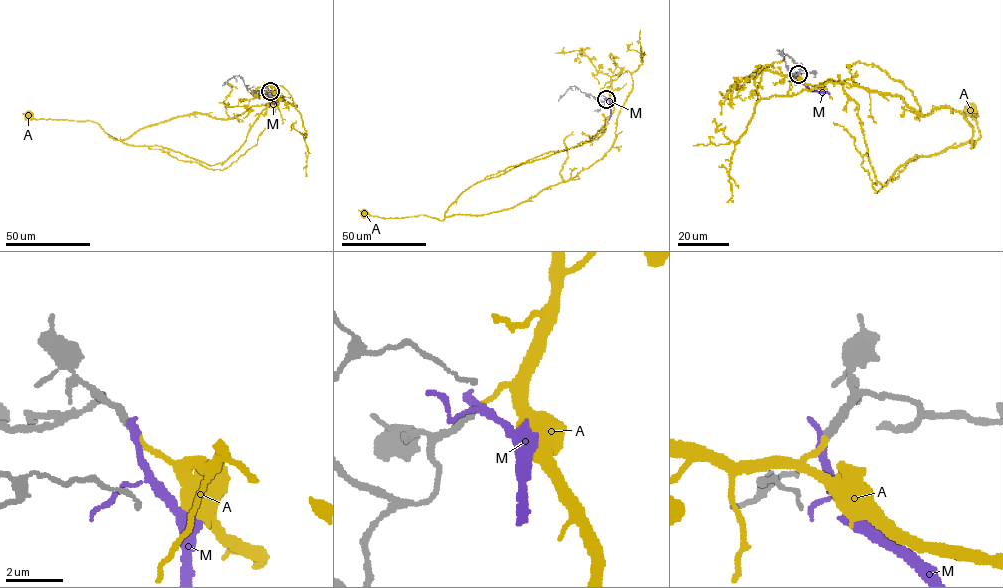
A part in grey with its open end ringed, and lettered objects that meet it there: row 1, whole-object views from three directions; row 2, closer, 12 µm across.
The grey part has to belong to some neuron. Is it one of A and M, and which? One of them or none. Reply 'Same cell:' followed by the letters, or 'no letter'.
Same cell: A

